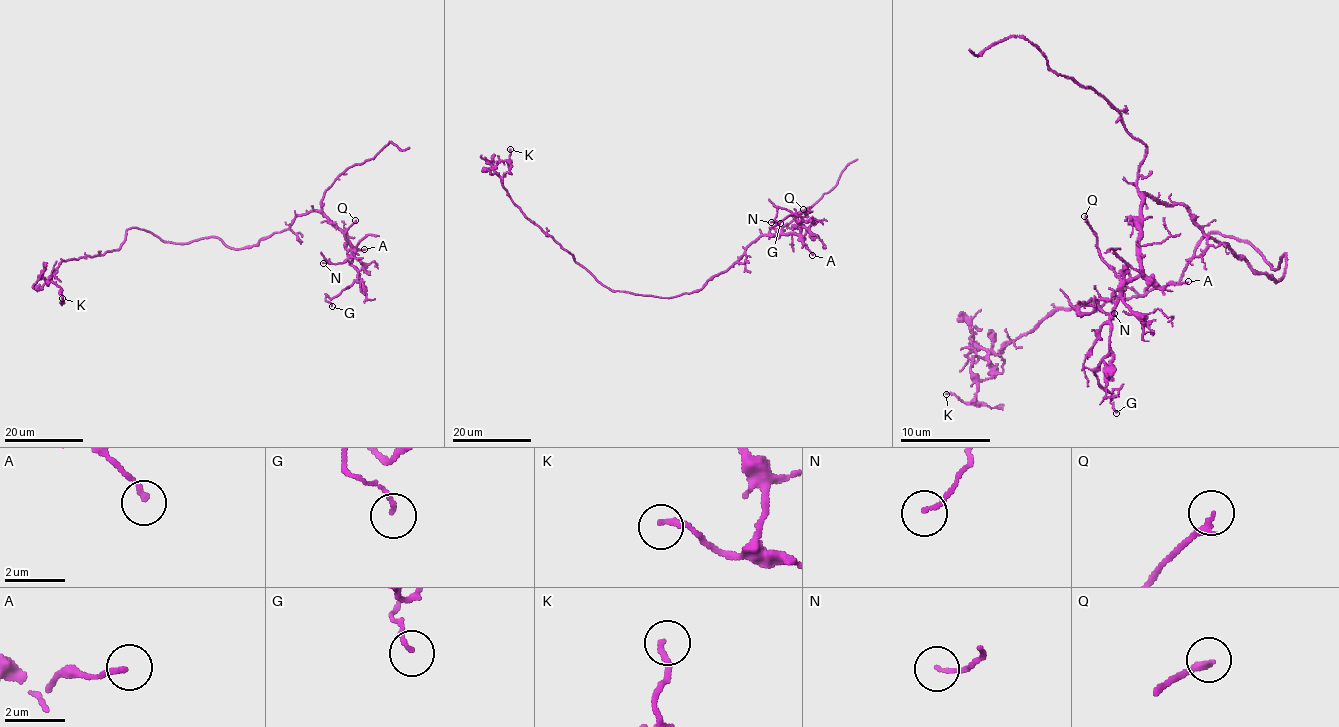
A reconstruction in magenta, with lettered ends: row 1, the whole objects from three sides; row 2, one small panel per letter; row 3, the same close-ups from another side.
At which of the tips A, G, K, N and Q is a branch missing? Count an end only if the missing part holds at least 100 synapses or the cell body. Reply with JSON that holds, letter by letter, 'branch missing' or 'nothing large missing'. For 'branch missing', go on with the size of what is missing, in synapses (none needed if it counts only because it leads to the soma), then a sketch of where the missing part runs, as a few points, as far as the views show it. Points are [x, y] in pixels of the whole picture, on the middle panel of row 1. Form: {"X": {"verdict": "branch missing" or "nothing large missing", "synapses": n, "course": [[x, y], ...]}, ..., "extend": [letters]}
{"A": {"verdict": "nothing large missing"}, "G": {"verdict": "nothing large missing"}, "K": {"verdict": "nothing large missing"}, "N": {"verdict": "nothing large missing"}, "Q": {"verdict": "nothing large missing"}, "extend": []}

